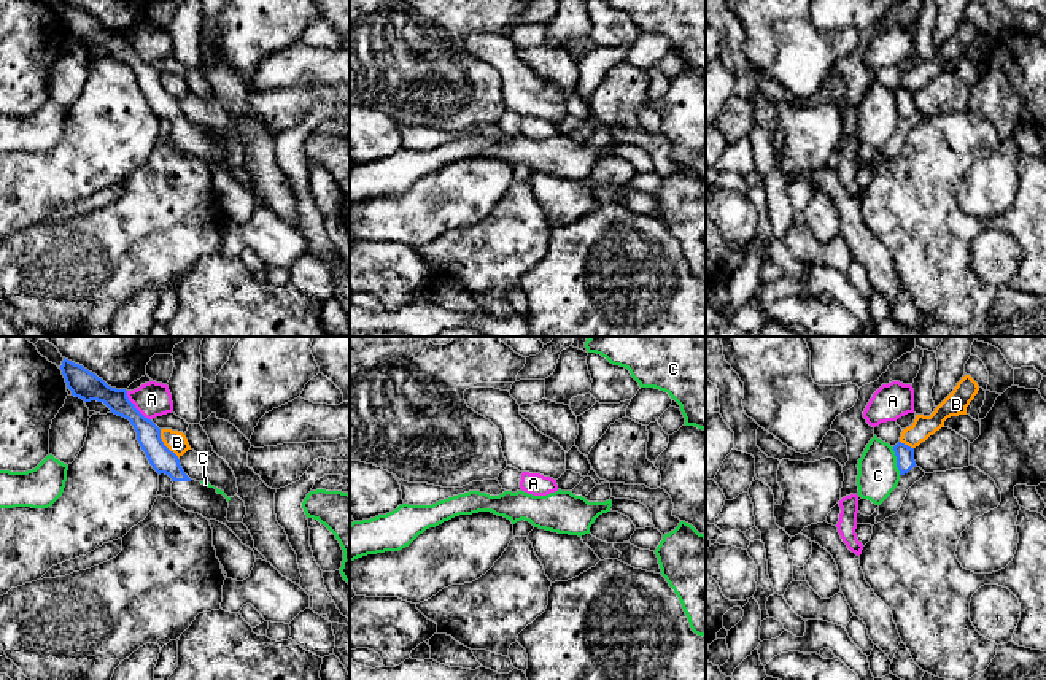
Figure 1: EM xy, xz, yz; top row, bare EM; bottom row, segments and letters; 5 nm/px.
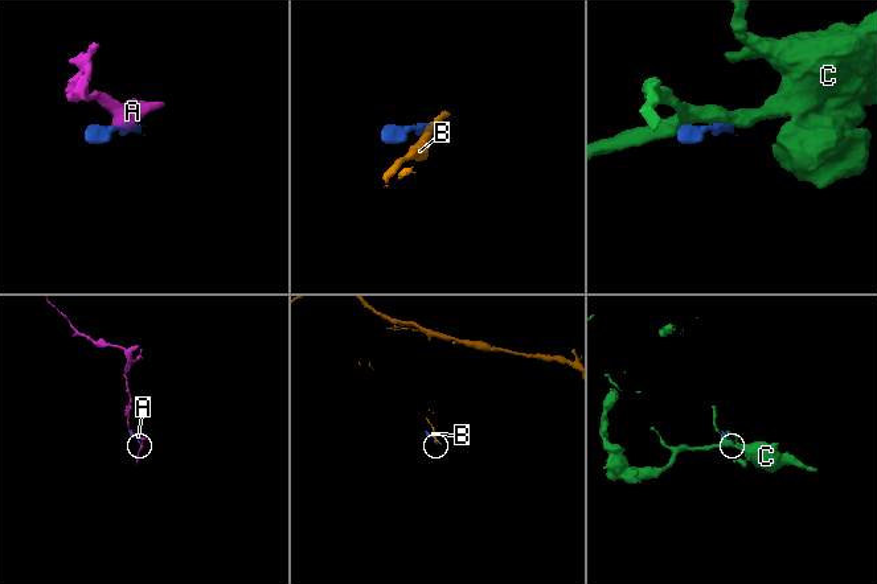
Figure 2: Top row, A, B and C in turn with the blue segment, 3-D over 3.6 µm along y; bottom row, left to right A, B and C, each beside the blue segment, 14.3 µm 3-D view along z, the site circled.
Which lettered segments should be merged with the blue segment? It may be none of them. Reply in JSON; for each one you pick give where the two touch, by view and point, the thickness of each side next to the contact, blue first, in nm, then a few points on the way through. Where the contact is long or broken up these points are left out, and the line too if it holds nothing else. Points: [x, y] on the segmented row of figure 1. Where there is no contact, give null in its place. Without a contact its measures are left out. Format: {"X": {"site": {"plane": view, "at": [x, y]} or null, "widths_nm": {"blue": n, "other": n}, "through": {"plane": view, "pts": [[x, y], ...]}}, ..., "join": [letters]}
{"join": []}

